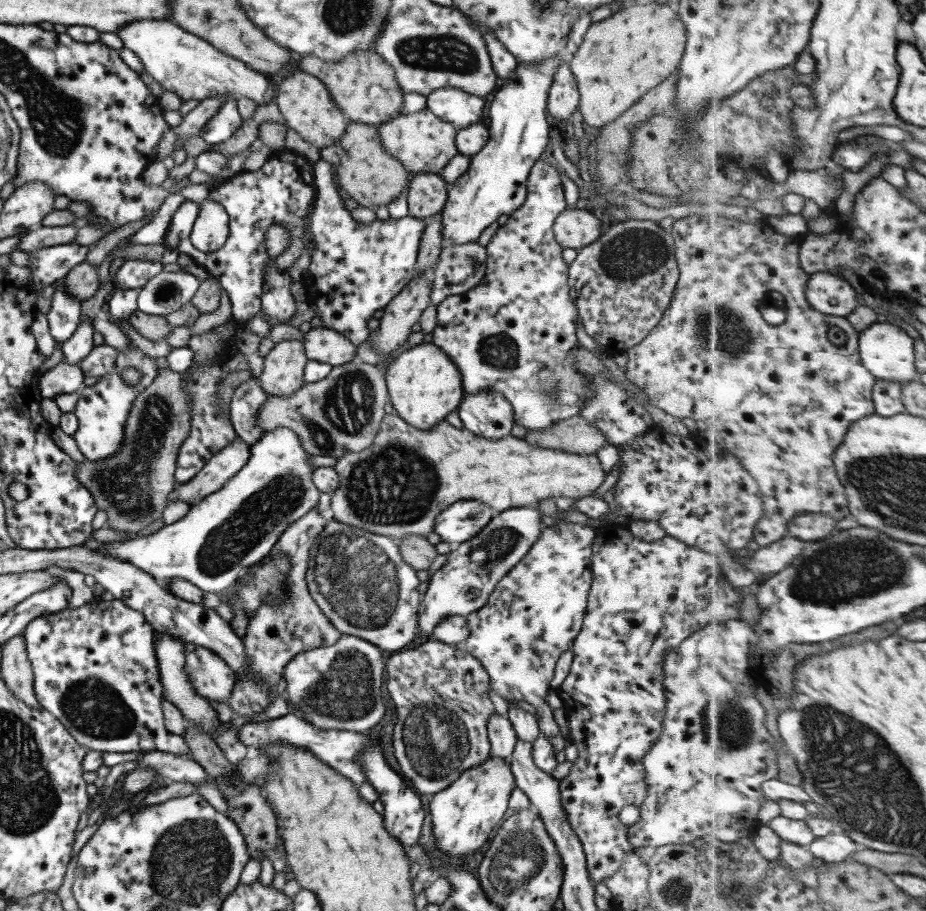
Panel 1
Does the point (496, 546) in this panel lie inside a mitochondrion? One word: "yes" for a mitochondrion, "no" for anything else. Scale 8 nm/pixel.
yes

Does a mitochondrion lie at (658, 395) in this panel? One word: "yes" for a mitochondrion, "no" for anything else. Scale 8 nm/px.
no

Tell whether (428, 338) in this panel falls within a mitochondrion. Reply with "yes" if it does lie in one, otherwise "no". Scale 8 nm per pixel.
no

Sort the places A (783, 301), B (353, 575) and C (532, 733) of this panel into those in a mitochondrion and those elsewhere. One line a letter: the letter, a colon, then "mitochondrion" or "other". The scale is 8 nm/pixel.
A: mitochondrion
B: mitochondrion
C: other

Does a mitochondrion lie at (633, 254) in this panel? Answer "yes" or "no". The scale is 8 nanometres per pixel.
yes

